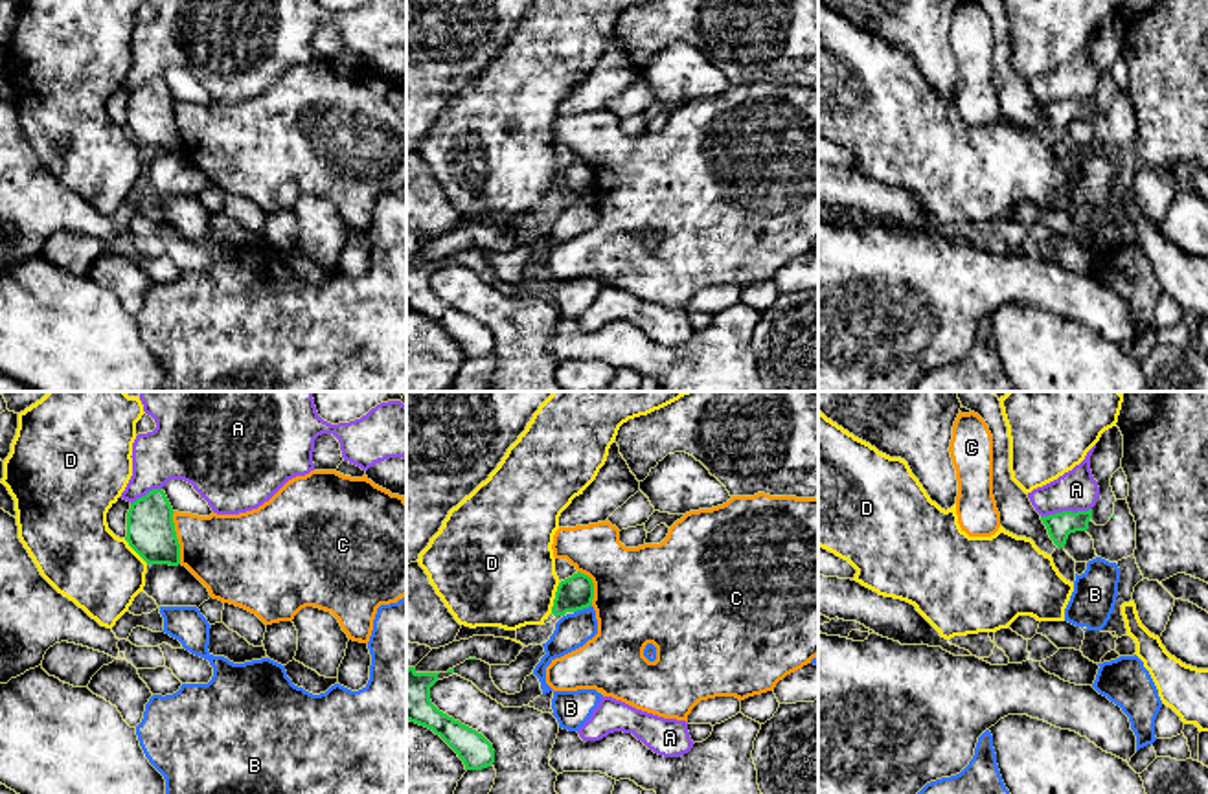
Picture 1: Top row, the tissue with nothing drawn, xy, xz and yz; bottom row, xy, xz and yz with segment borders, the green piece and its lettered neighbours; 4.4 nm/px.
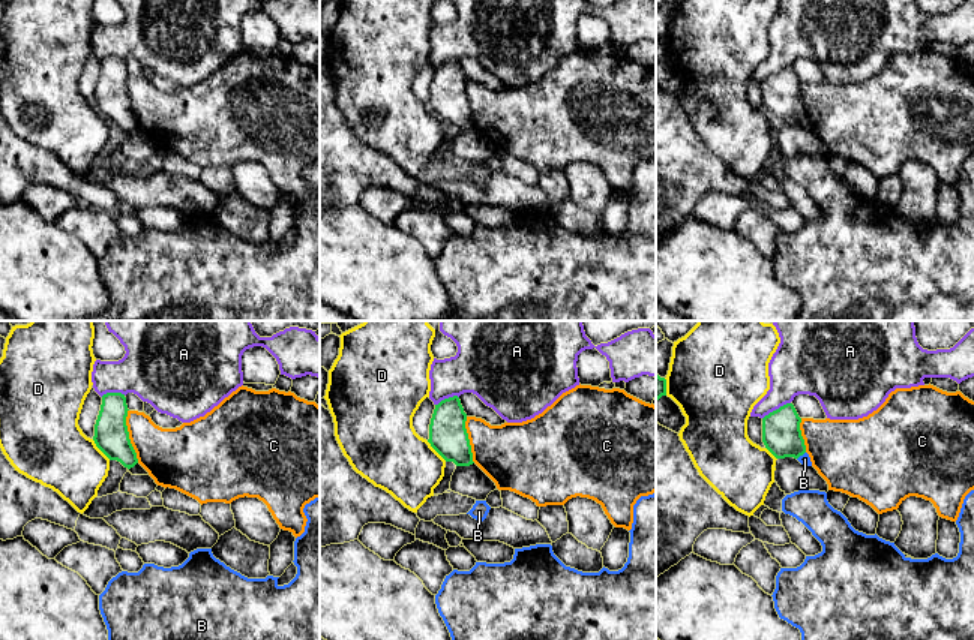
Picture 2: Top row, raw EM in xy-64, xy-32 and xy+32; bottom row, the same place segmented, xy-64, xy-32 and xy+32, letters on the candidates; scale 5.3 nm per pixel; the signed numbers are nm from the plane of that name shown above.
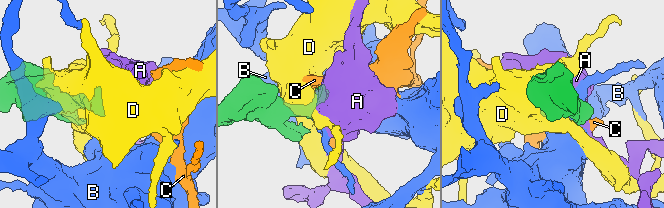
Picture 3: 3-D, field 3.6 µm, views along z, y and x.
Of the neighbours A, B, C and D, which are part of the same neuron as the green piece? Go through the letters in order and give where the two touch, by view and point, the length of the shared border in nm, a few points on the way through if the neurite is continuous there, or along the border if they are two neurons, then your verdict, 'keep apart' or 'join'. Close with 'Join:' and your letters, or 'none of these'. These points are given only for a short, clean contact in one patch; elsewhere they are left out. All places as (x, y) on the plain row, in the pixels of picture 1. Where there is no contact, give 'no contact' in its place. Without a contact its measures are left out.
A: yz (1065, 100) | 220 nm | keep apart
B: xz (581, 197) | 90 nm | along xz (591, 193), (574, 201) | keep apart
C: xy (175, 125) | 240 nm | keep apart
D: xz (556, 186) | 150 nm | keep apart
Join: none of these

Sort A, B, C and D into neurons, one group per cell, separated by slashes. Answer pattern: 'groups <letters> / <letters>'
groups A / B / C / D

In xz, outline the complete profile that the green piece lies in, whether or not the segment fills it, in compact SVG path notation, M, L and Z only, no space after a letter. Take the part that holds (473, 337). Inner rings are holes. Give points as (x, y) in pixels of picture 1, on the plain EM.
M406 255L406 309L432 318L463 349L465 358L482 358L495 351L493 333L476 318L439 300L430 289L430 276L439 261L417 261Z

